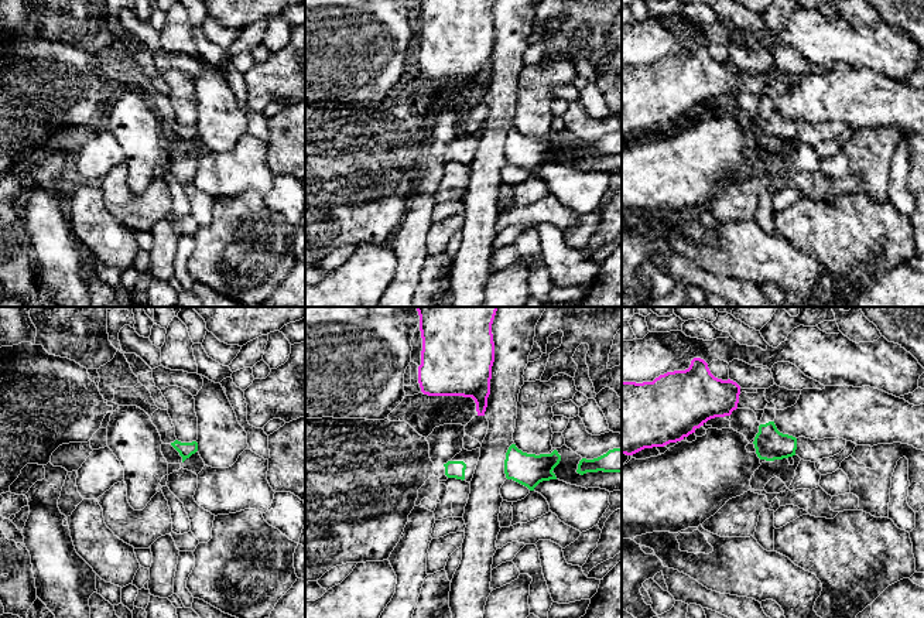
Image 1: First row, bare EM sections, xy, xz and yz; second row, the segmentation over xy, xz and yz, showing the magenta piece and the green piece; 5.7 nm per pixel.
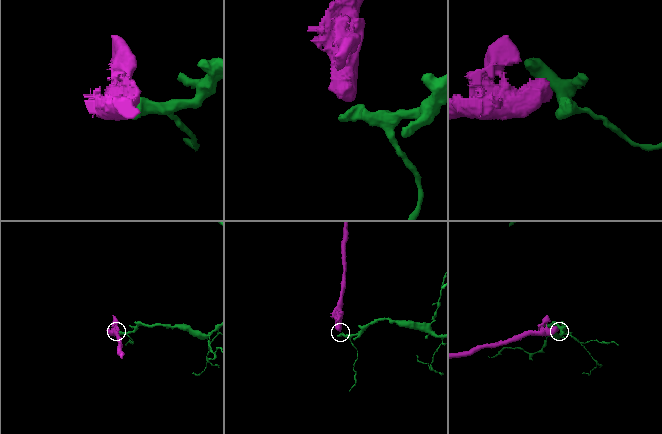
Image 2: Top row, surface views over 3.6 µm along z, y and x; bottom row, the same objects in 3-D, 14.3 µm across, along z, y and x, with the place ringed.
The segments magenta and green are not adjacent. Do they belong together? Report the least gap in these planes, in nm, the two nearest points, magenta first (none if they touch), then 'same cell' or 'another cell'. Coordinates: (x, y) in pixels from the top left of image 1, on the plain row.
160 nm | yz (736, 91), (759, 109) | another cell

